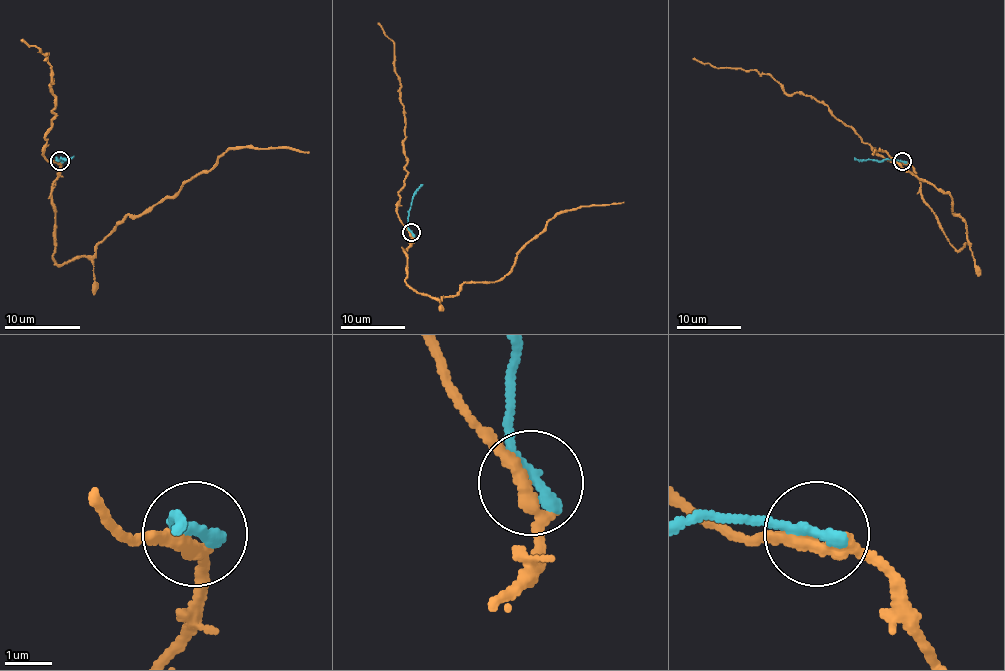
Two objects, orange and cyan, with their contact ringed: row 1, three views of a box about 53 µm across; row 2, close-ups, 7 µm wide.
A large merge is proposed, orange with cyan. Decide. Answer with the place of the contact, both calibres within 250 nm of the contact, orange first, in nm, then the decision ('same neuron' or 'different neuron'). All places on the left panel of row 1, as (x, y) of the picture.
place (59, 160); calibres 280 and 320 nm; different neuron

